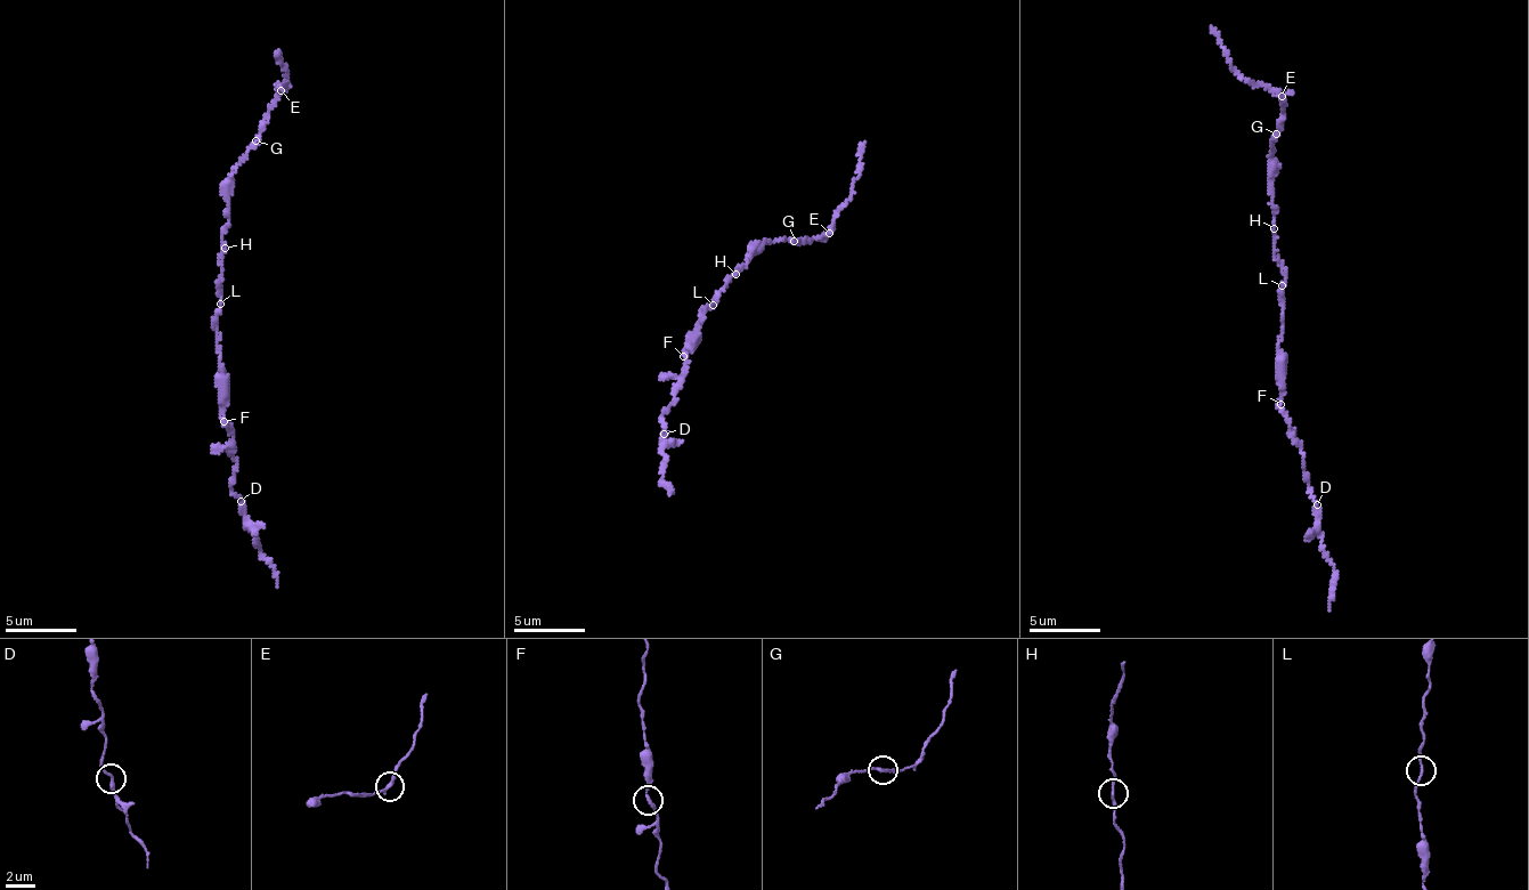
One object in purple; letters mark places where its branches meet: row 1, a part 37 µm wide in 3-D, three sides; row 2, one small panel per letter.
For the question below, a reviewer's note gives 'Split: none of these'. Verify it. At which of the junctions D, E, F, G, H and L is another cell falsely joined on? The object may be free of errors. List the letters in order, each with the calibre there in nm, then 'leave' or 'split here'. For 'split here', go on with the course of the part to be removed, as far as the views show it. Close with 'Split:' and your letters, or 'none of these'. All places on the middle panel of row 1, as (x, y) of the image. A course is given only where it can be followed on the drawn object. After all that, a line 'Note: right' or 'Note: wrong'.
D: 220 nm | leave
E: 240 nm | split here | (828, 232), (859, 177), (864, 143)
F: 190 nm | leave
G: 220 nm | leave
H: 160 nm | leave
L: 140 nm | leave
Split: E
Note: wrong

